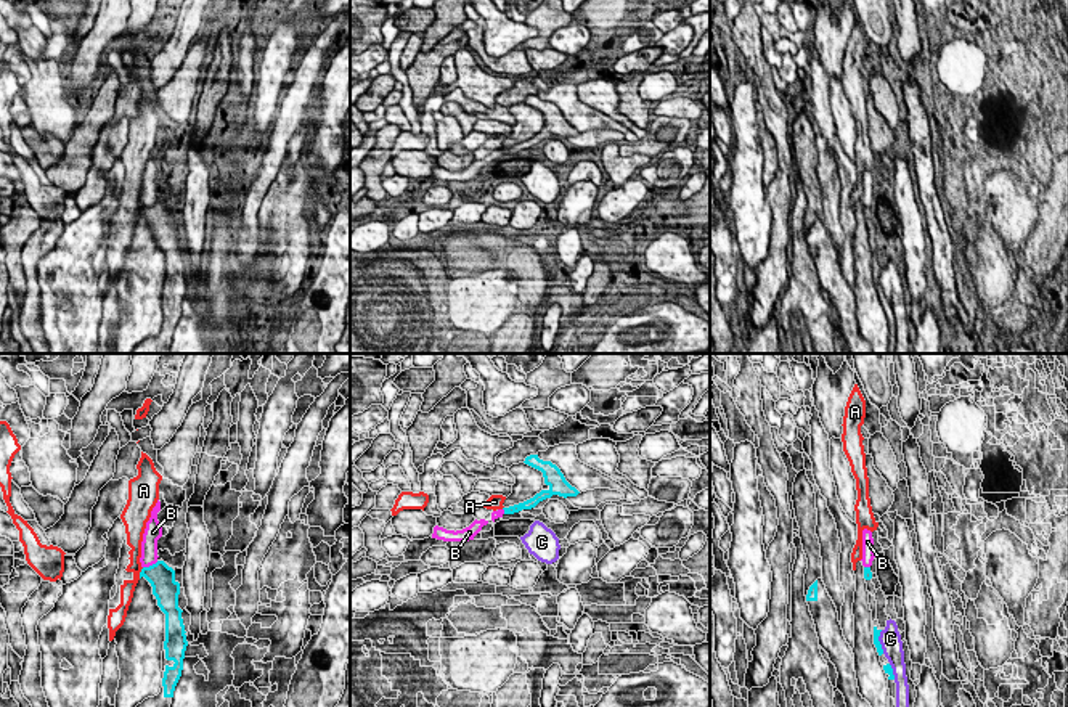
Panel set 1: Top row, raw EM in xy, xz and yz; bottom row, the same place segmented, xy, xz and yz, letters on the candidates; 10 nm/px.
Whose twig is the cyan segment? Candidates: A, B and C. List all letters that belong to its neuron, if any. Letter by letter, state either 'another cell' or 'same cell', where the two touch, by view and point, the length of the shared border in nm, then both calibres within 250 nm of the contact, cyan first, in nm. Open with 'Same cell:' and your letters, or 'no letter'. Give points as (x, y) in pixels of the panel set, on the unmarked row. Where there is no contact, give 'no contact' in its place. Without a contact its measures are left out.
Same cell: no letter
A: another cell | xy (140, 212) | 120 nm | 260/140 nm
B: another cell | xy (150, 206) | 170 nm | 260/160 nm
C: another cell | yz (879, 281) | 240 nm | 60/220 nm

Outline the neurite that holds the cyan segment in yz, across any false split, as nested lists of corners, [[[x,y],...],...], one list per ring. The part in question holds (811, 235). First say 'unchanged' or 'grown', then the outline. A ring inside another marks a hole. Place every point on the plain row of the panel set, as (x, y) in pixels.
grown; [[[822,219],[809,227],[806,243],[816,265],[819,286],[829,294],[838,313],[834,334],[837,329],[843,334],[848,354],[872,354],[870,344],[859,334],[854,294],[843,276],[837,247]]]

